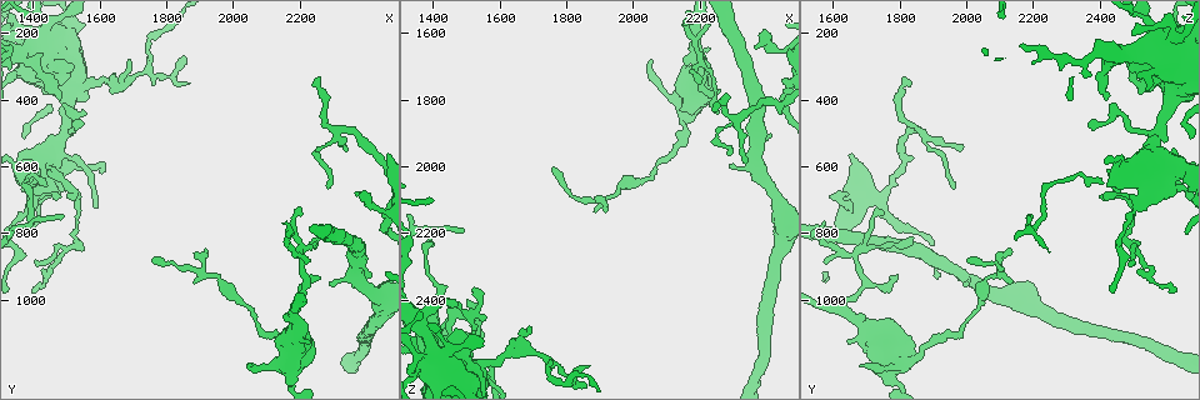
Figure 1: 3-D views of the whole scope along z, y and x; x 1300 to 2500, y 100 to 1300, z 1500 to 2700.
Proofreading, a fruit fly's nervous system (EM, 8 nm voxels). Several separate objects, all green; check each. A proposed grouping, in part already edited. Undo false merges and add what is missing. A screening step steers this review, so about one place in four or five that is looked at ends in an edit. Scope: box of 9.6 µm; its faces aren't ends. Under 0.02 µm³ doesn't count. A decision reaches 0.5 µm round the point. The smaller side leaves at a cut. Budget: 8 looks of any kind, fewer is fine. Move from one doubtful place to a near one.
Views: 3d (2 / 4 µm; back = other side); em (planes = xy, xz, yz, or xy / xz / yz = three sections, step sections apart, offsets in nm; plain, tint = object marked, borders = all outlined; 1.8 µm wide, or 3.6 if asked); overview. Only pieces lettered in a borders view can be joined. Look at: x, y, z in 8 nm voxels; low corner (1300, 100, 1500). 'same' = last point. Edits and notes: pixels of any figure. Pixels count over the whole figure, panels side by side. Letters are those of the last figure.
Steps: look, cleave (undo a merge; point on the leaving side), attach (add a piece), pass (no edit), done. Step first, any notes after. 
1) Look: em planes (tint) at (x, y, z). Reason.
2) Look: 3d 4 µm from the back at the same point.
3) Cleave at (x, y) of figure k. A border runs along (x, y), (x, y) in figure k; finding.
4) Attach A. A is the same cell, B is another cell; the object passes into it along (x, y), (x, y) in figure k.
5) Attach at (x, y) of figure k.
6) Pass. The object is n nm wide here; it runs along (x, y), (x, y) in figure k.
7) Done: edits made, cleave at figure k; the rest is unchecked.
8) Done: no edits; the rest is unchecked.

Look: 3d 4 µm at (2070, 1060, 2010). Narrows sharply.

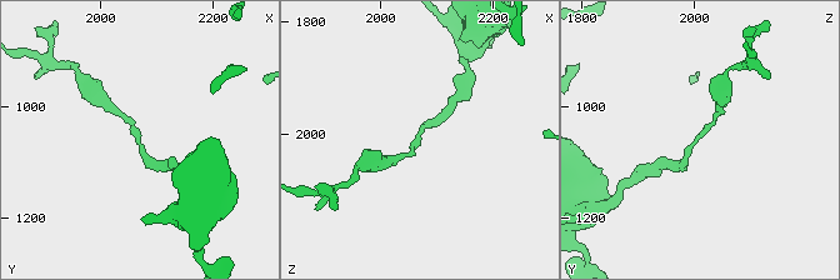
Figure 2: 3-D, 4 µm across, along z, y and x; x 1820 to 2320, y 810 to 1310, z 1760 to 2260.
Look: em xz step 8 (tint) at (2070, 1065, 2000). Shape alone is not enough.

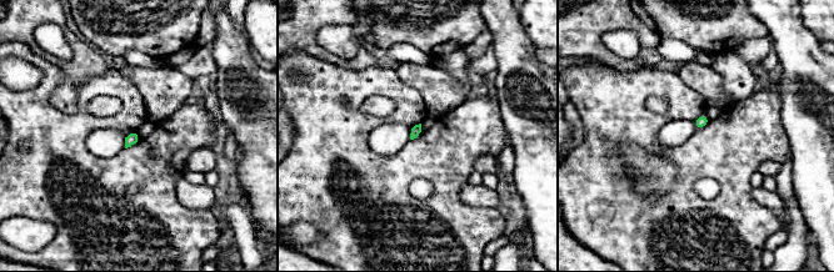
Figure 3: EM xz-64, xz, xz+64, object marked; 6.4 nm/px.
Look: em planes (borders) at the same point.

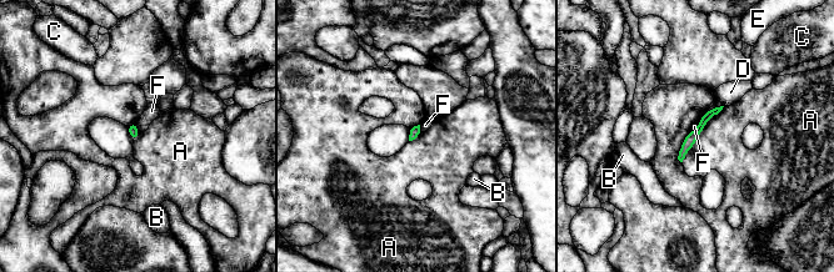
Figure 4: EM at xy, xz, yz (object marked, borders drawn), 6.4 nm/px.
Pass. A, B, C, D, E and F are other cells; it runs along (717, 110), (702, 122), (680, 157) in figure 4; continuous, no second cell.

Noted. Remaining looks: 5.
Look: 3d 4 µm at (2050, 1200, 1680). An open end.

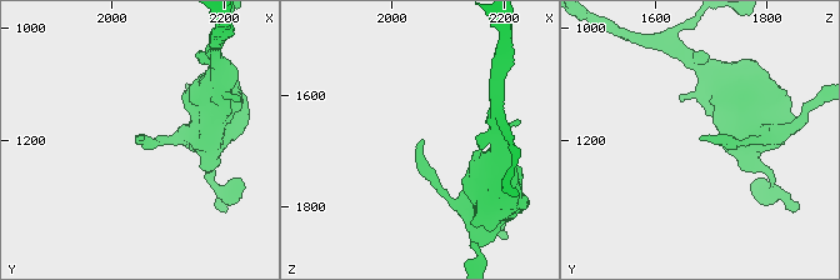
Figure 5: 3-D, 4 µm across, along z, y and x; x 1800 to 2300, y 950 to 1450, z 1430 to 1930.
Look: em xy step 8 (tint) at (2050, 1190, 1685).

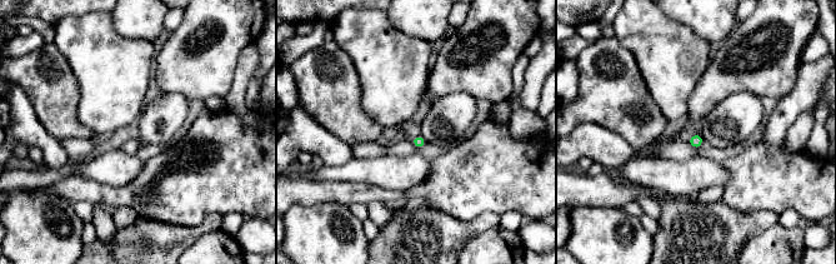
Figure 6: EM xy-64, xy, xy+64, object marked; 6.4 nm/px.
Look: em planes (borders) at the same point.

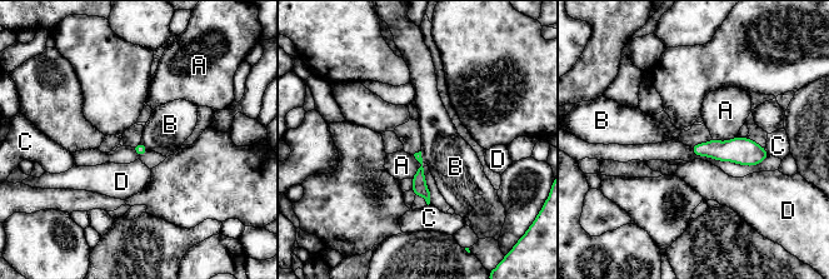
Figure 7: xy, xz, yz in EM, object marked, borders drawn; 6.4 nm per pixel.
Pass. A, B, C and D are other cells; it runs along (418, 155), (420, 189), (427, 197) in figure 7; none of them fits.

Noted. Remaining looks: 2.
Look: em planes (borders) at (1910, 850, 2130). Free end.

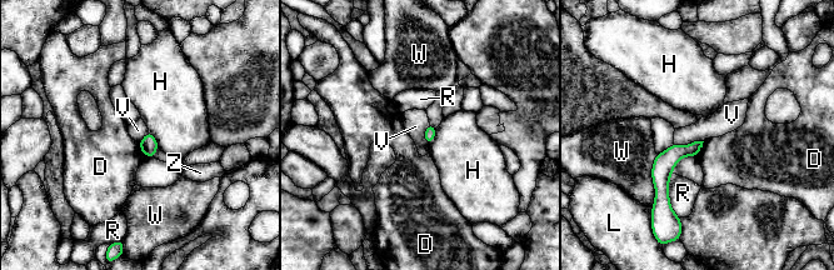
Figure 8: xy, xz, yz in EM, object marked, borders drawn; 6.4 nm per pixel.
Pass. D, H, L, R, V, W and Z are other cells; a border runs along (703, 140), (683, 145), (674, 144) in figure 8; none of them fits.

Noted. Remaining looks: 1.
Done: no edits; the rest is unchecked.

